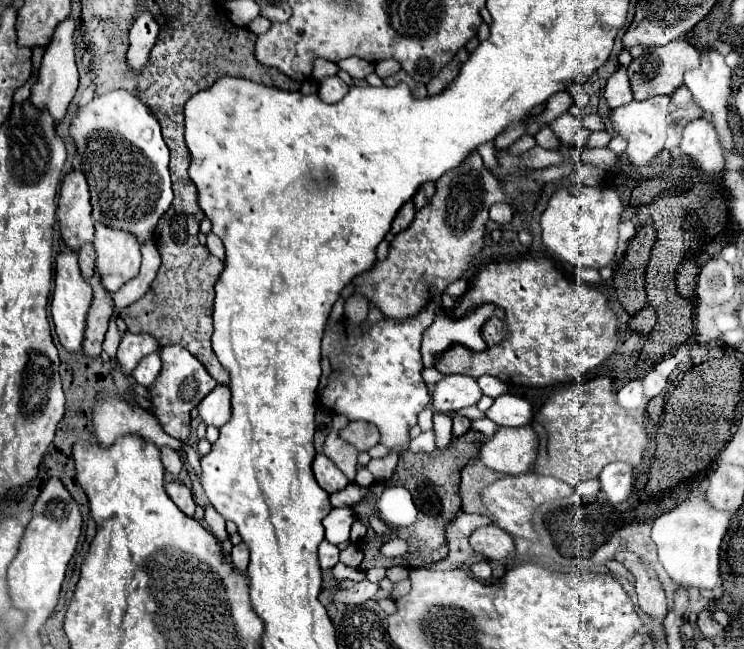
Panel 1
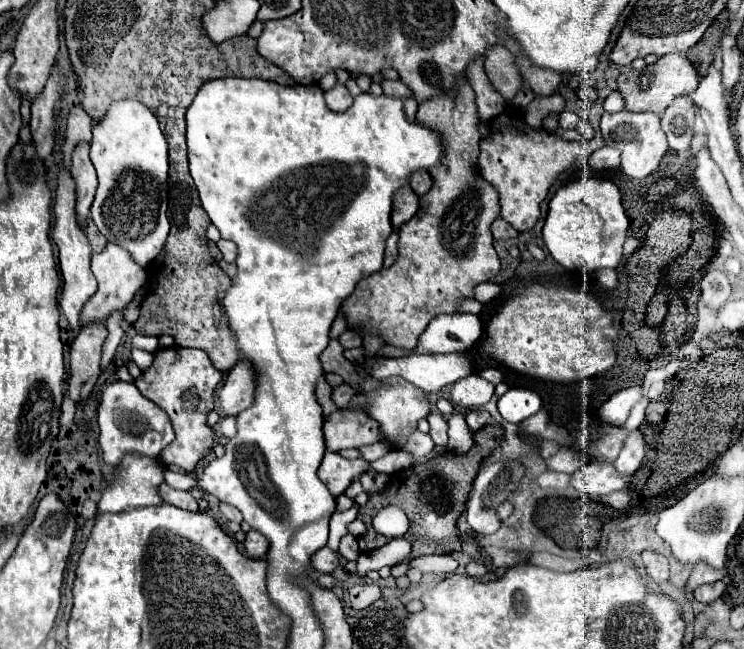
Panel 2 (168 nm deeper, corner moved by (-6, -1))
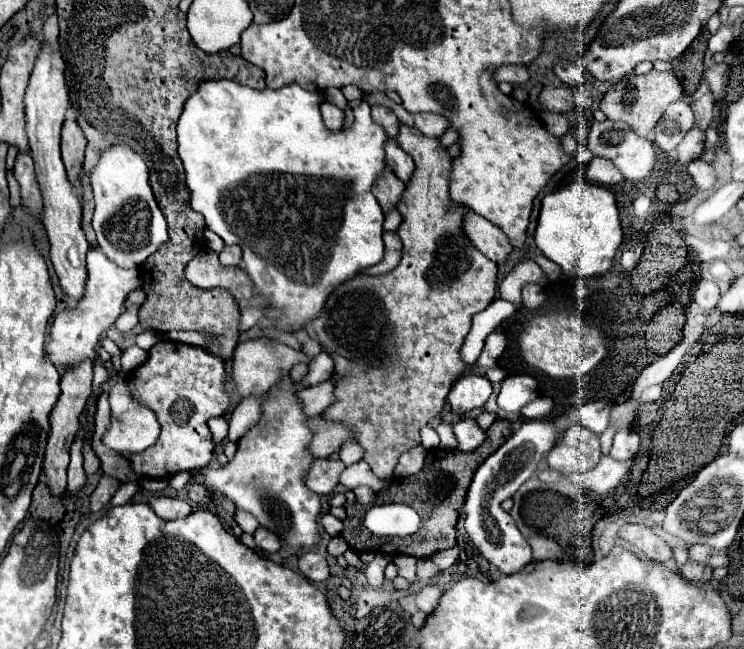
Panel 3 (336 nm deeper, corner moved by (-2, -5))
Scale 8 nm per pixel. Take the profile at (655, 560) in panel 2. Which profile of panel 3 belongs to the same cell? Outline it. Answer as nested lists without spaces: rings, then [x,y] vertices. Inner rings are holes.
[[[625,524],[621,530],[621,538],[637,546],[639,552],[643,552],[653,562],[667,562],[673,558],[671,548],[651,532],[651,528],[641,524]]]

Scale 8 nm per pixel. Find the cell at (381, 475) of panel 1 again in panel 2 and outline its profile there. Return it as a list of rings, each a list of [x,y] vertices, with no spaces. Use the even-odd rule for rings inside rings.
[[[325,452],[325,458],[317,470],[317,476],[329,488],[329,492],[333,496],[339,496],[345,492],[345,488],[351,484],[351,480],[365,470],[368,472],[371,467],[369,462],[362,458],[347,460],[335,452]]]

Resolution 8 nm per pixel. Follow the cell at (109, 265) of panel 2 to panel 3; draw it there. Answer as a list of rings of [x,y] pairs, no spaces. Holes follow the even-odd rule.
[[[101,250],[87,252],[87,286],[85,296],[71,312],[59,312],[53,320],[49,344],[47,344],[47,358],[51,364],[75,366],[85,358],[97,358],[95,344],[99,336],[109,330],[119,314],[123,312],[123,302],[129,292],[143,288],[143,280],[137,270],[119,268],[115,262],[105,258]]]

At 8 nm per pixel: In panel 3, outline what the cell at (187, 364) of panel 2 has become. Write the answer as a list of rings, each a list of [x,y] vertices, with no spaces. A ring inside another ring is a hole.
[[[161,340],[157,346],[153,346],[149,350],[147,362],[127,376],[127,384],[129,384],[129,390],[133,392],[133,396],[157,414],[157,420],[161,424],[159,440],[145,452],[135,454],[131,458],[133,470],[143,478],[171,478],[175,472],[181,472],[181,470],[187,470],[187,472],[203,470],[209,464],[209,460],[213,456],[213,448],[215,448],[207,420],[211,416],[223,416],[229,408],[229,394],[225,392],[223,360],[209,354],[207,350],[201,350],[199,346]]]

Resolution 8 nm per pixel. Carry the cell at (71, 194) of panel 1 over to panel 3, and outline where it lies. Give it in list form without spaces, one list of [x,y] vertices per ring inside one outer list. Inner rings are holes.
[[[65,120],[61,130],[61,154],[67,168],[67,178],[77,190],[81,190],[79,178],[81,178],[81,166],[85,160],[85,146],[87,146],[87,140],[79,130],[77,122]]]

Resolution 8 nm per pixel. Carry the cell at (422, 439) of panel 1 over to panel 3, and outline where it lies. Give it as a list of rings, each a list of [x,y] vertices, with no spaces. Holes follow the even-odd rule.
[[[421,444],[413,446],[411,450],[403,452],[397,466],[395,466],[395,476],[399,478],[405,478],[405,476],[413,476],[417,474],[421,468],[423,468],[423,462],[425,462],[425,448]]]

